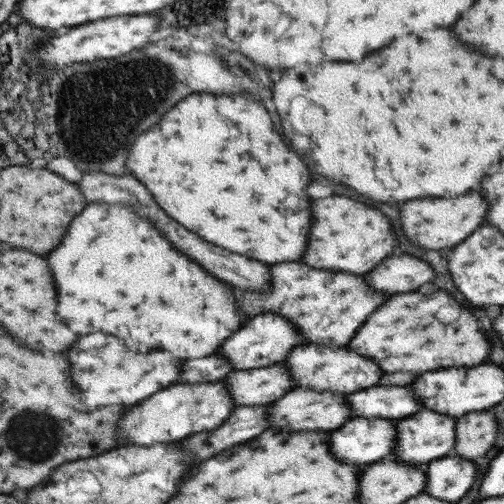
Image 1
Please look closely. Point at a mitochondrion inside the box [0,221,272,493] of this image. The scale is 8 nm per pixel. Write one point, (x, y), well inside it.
(37, 438)

